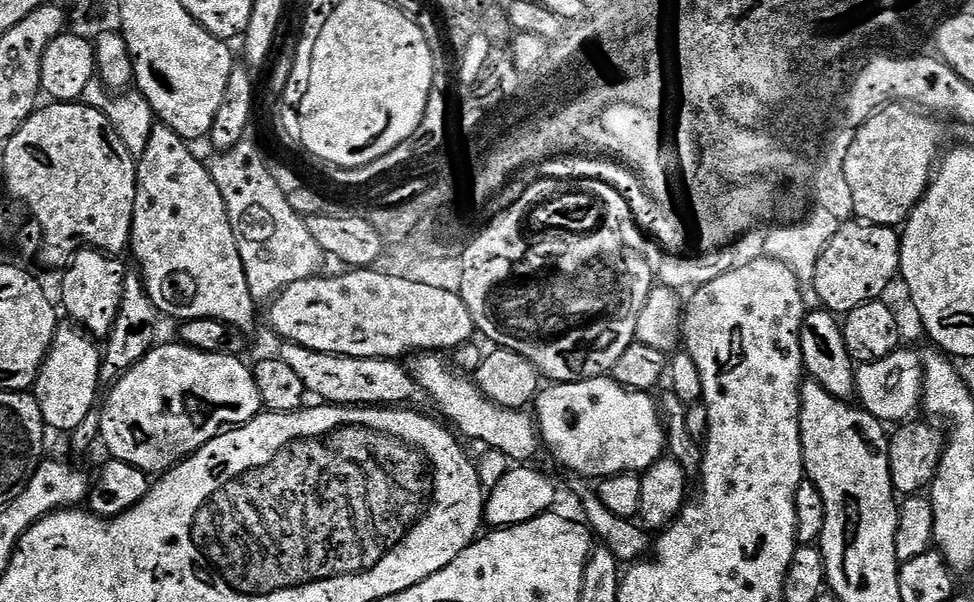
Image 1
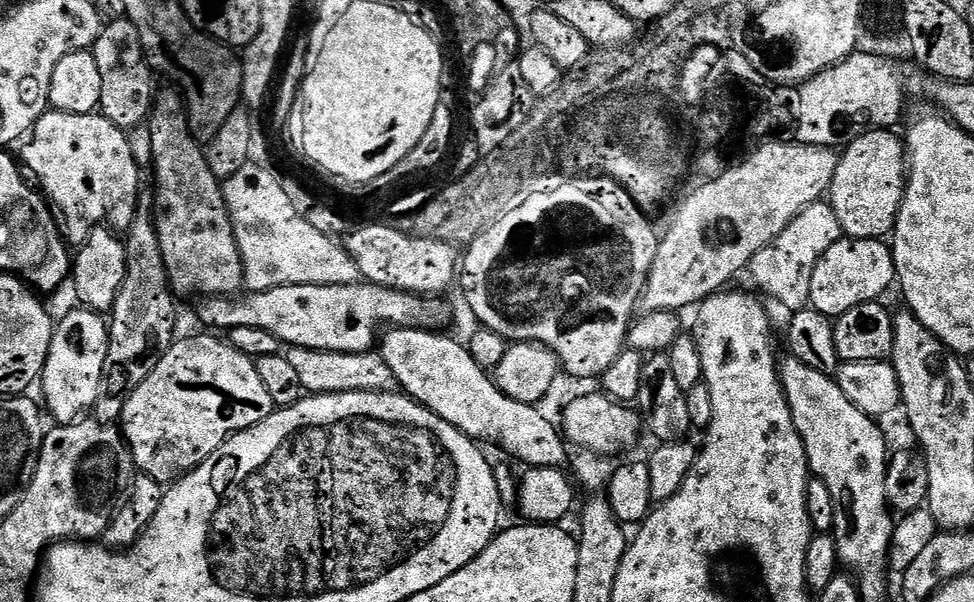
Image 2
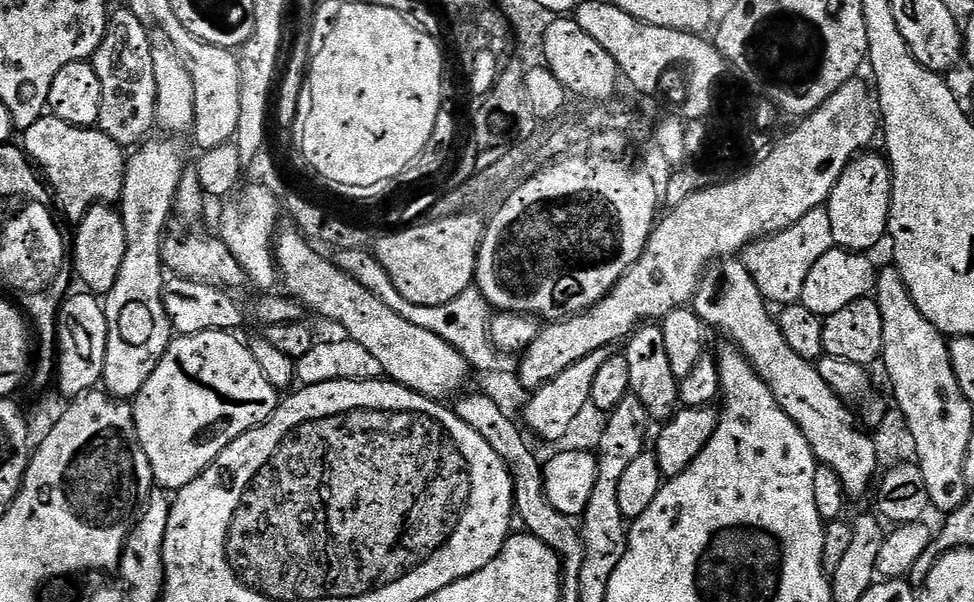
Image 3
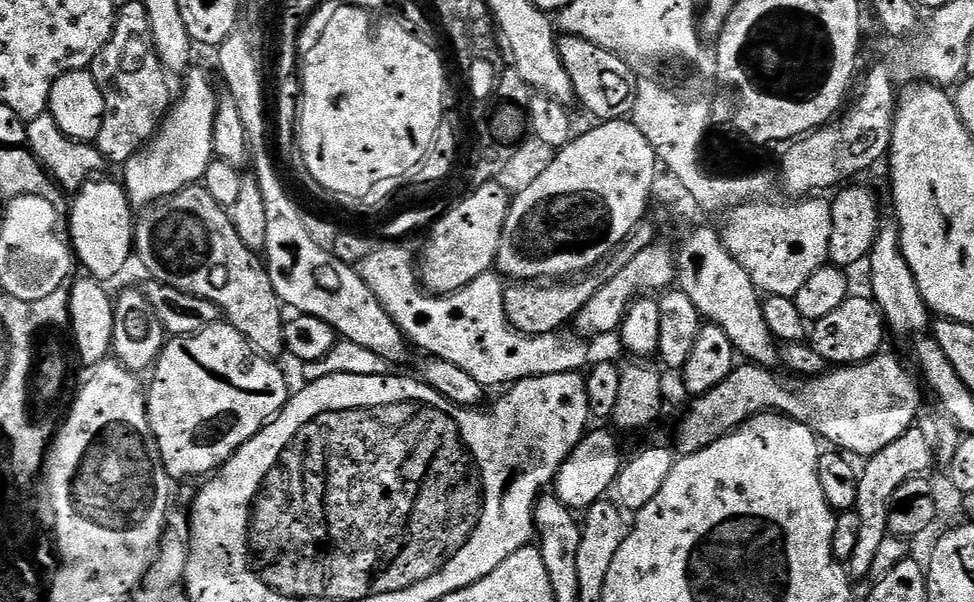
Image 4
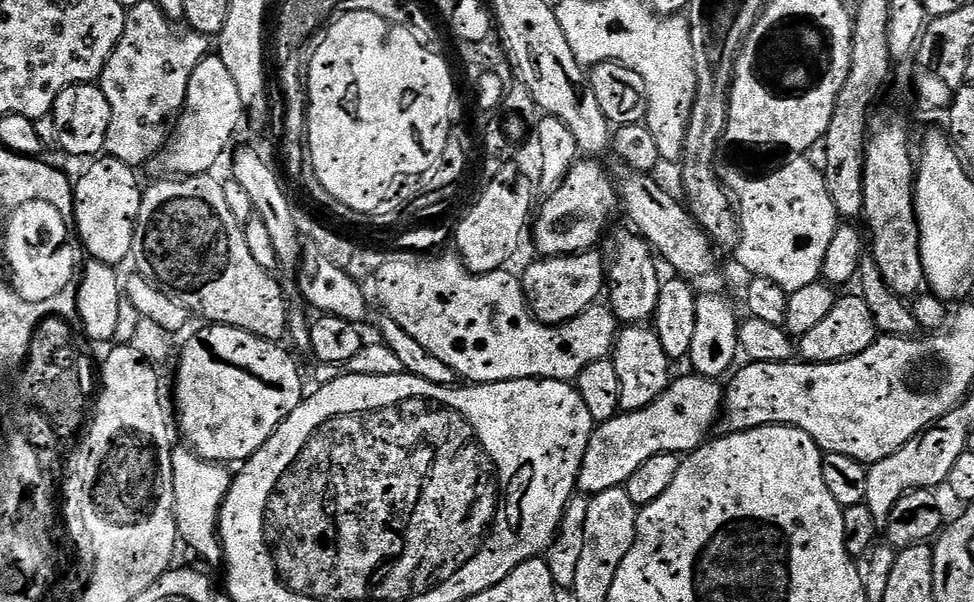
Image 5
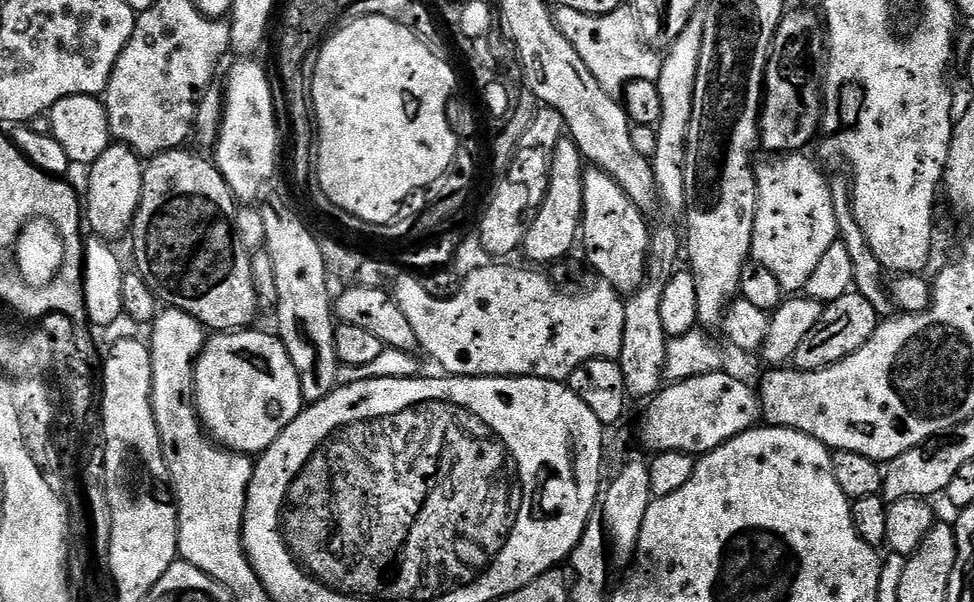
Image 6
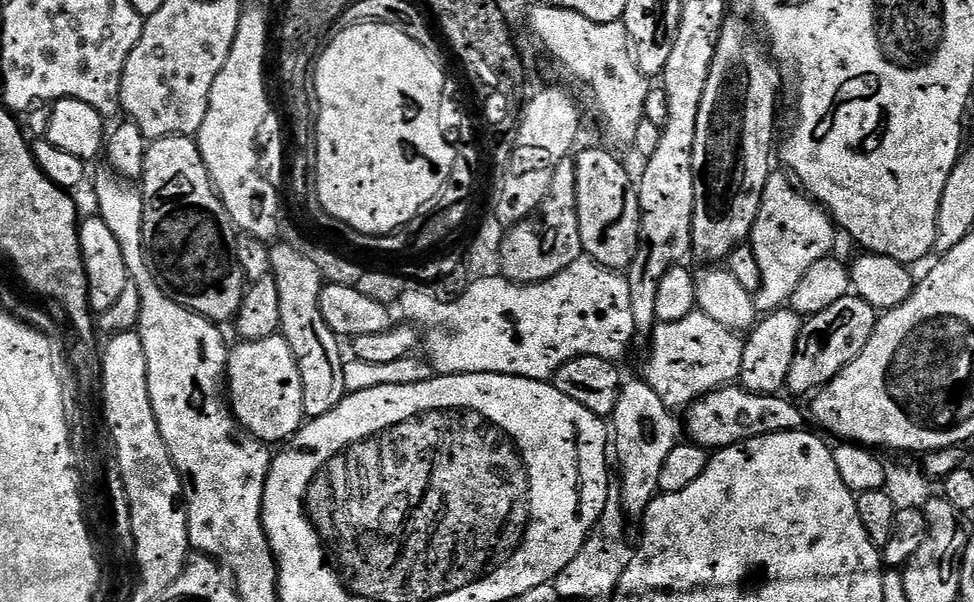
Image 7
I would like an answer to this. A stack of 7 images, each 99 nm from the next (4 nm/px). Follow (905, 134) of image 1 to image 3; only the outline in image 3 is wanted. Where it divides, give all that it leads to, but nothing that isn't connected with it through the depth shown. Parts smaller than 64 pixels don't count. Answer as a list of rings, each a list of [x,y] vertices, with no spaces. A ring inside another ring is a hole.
[[[860,154],[851,160],[830,194],[826,211],[830,218],[832,242],[851,252],[871,253],[872,247],[888,236],[888,215],[892,205],[892,174],[883,155]]]

